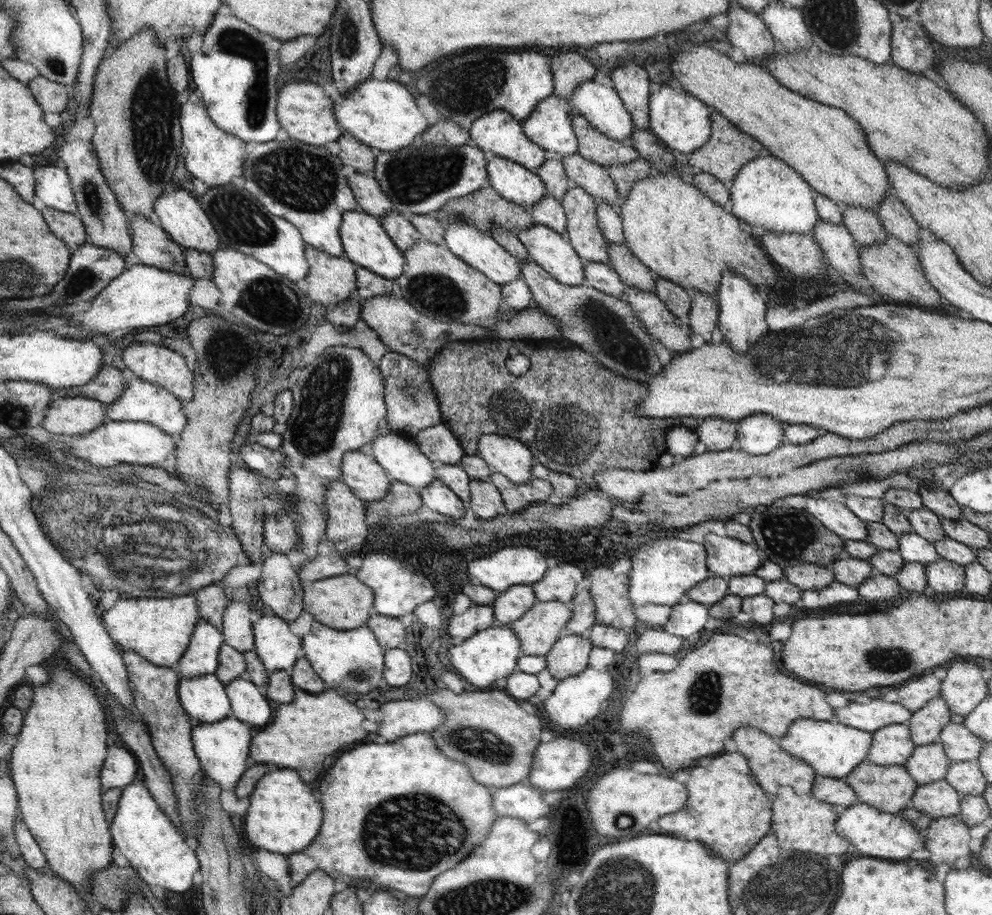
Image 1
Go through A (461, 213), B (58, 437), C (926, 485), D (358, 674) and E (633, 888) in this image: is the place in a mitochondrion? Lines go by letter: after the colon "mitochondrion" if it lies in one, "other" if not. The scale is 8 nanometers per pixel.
A: mitochondrion
B: other
C: other
D: mitochondrion
E: mitochondrion

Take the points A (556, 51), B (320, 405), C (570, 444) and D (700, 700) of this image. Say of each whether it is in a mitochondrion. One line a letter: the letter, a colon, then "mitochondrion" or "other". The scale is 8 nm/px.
A: other
B: mitochondrion
C: mitochondrion
D: mitochondrion

